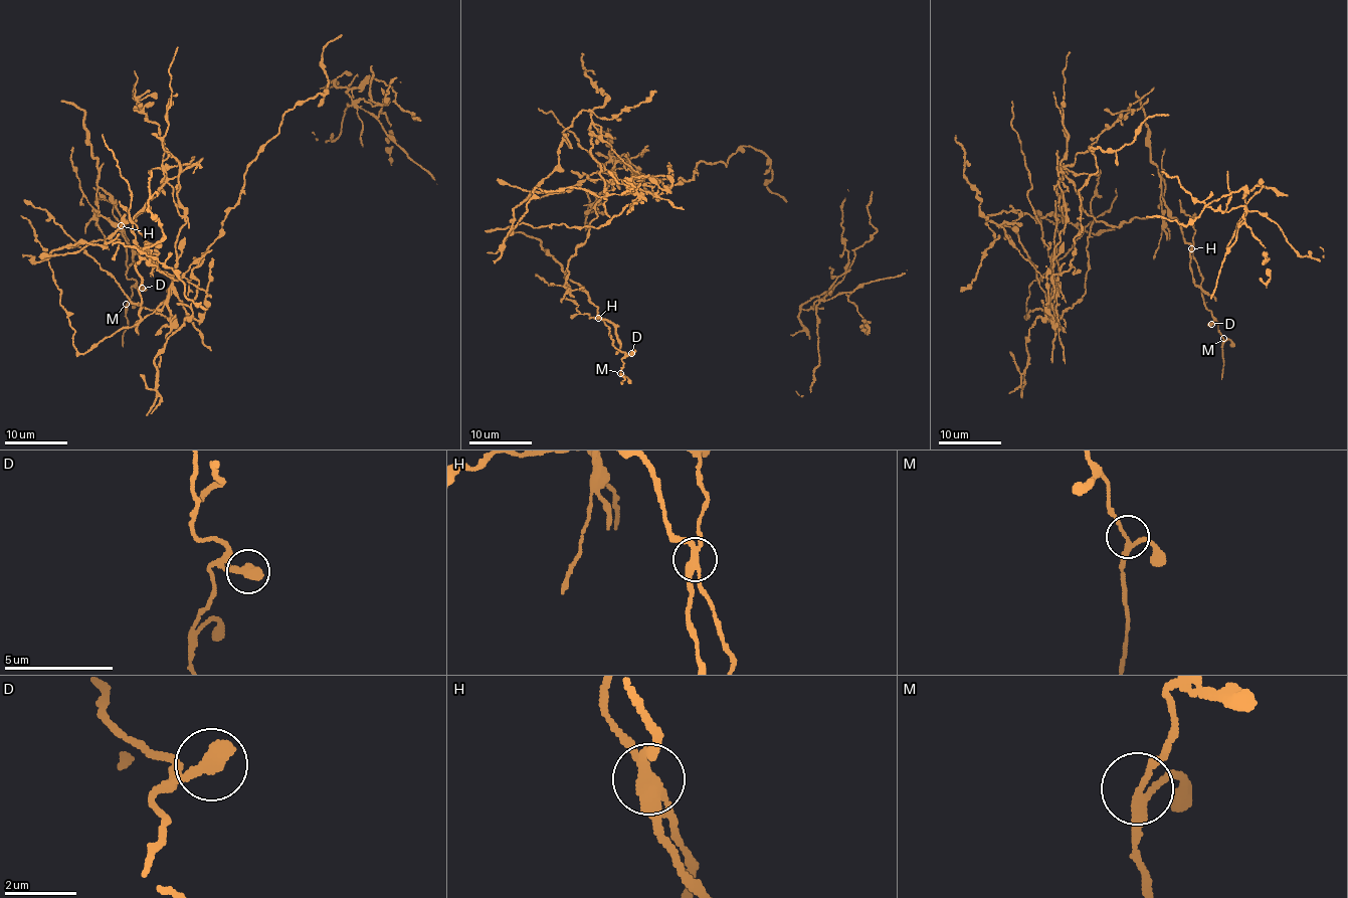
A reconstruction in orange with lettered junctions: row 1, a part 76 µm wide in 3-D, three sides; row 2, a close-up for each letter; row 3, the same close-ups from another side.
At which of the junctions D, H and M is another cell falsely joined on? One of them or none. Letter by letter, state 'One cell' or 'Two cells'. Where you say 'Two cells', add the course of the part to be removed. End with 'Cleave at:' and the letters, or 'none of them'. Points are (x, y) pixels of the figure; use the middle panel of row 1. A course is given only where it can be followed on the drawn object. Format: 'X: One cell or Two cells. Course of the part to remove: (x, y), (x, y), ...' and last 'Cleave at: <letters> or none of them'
D: One cell
H: Two cells
M: One cell
Cleave at: H

